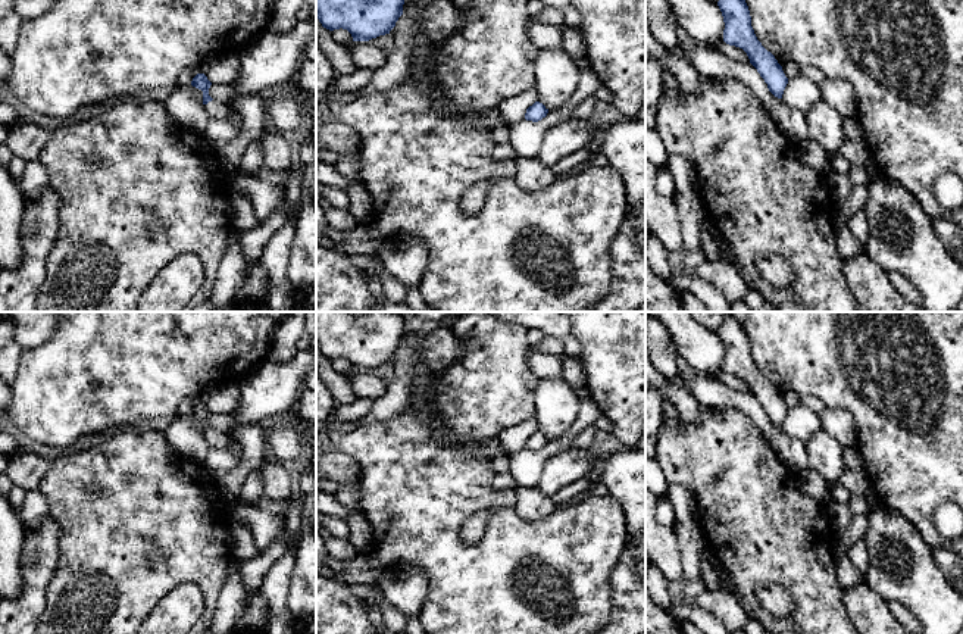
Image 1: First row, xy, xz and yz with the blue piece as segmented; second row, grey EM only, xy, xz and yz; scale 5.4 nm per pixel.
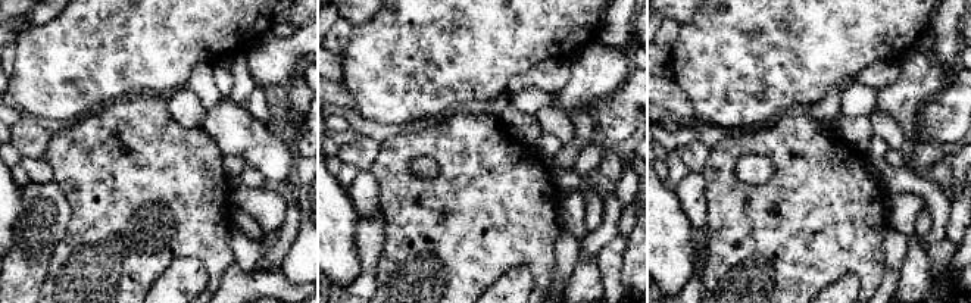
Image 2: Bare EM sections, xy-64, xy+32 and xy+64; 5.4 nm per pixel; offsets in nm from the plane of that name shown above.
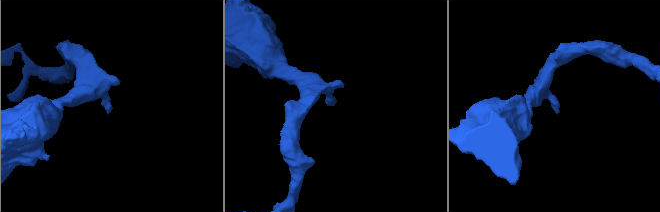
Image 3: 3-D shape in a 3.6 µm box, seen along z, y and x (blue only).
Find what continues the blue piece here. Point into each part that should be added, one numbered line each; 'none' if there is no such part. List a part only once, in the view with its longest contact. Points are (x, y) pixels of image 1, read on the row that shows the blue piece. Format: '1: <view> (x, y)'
1: xy (215, 109)

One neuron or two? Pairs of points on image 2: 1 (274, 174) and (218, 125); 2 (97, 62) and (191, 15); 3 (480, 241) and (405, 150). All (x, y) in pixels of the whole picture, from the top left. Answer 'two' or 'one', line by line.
1: one
2: one
3: one

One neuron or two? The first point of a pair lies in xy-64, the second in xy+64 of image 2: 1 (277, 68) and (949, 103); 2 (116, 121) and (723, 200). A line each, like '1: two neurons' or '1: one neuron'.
1: two neurons
2: one neuron

